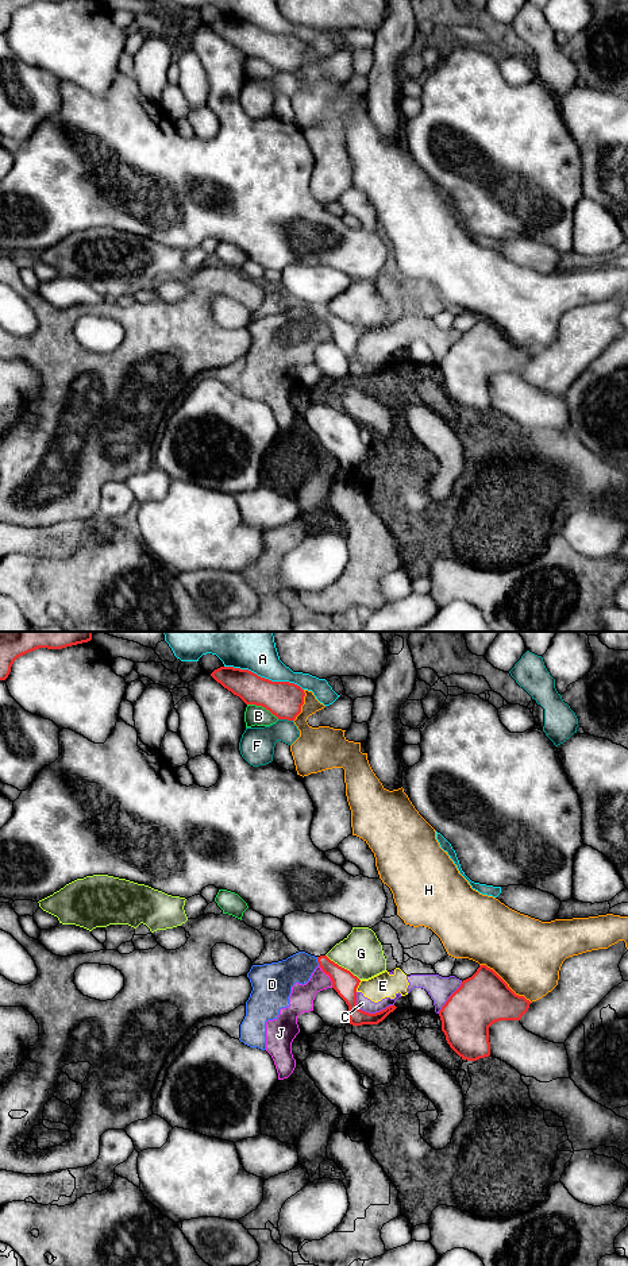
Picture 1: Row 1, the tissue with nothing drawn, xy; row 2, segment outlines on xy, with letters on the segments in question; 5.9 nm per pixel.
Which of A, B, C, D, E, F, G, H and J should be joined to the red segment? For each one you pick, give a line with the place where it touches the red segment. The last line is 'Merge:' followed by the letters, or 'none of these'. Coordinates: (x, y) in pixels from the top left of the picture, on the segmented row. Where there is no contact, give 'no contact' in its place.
Merge: none of these

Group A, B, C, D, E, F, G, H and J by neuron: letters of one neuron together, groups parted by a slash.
A / B / C D E J / F / G / H

